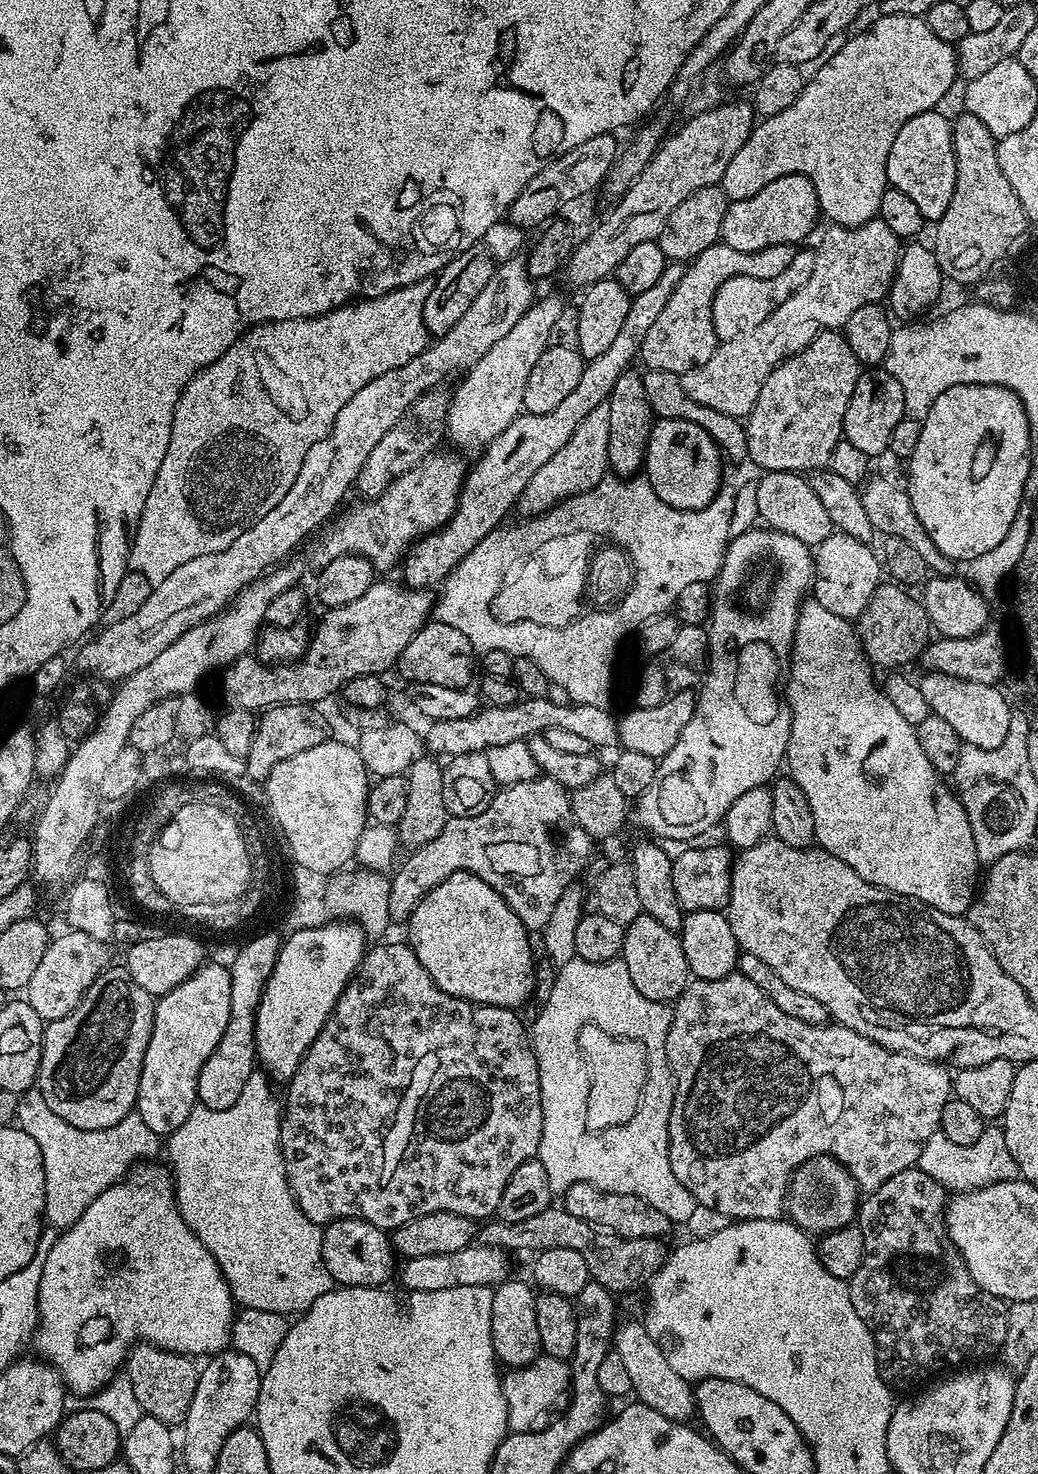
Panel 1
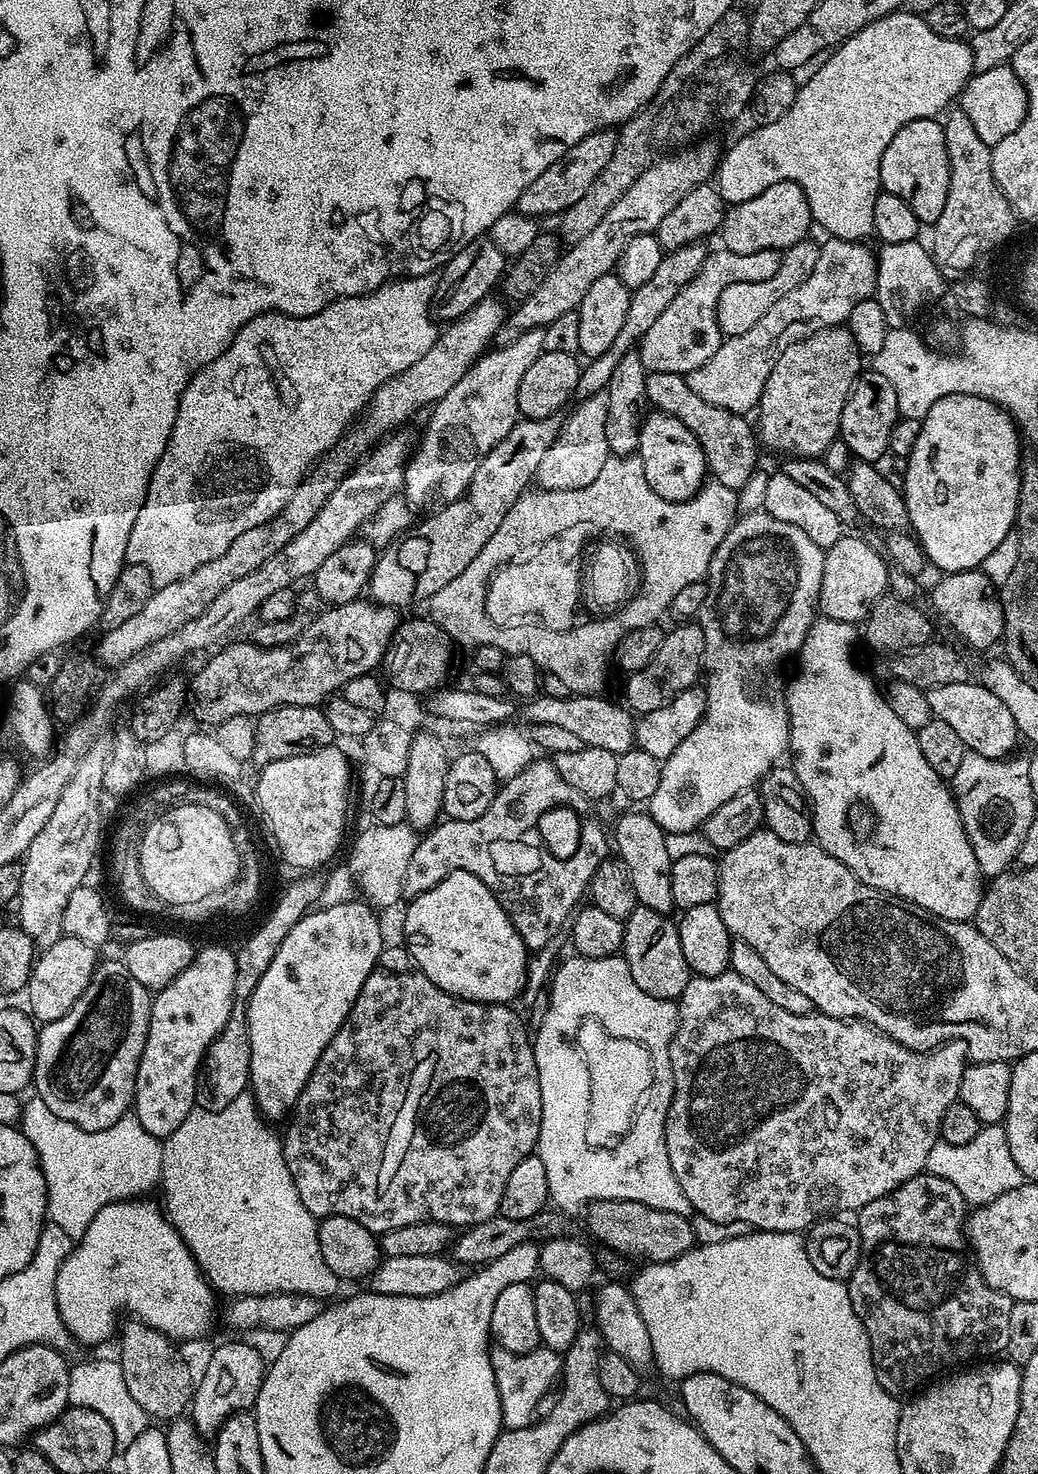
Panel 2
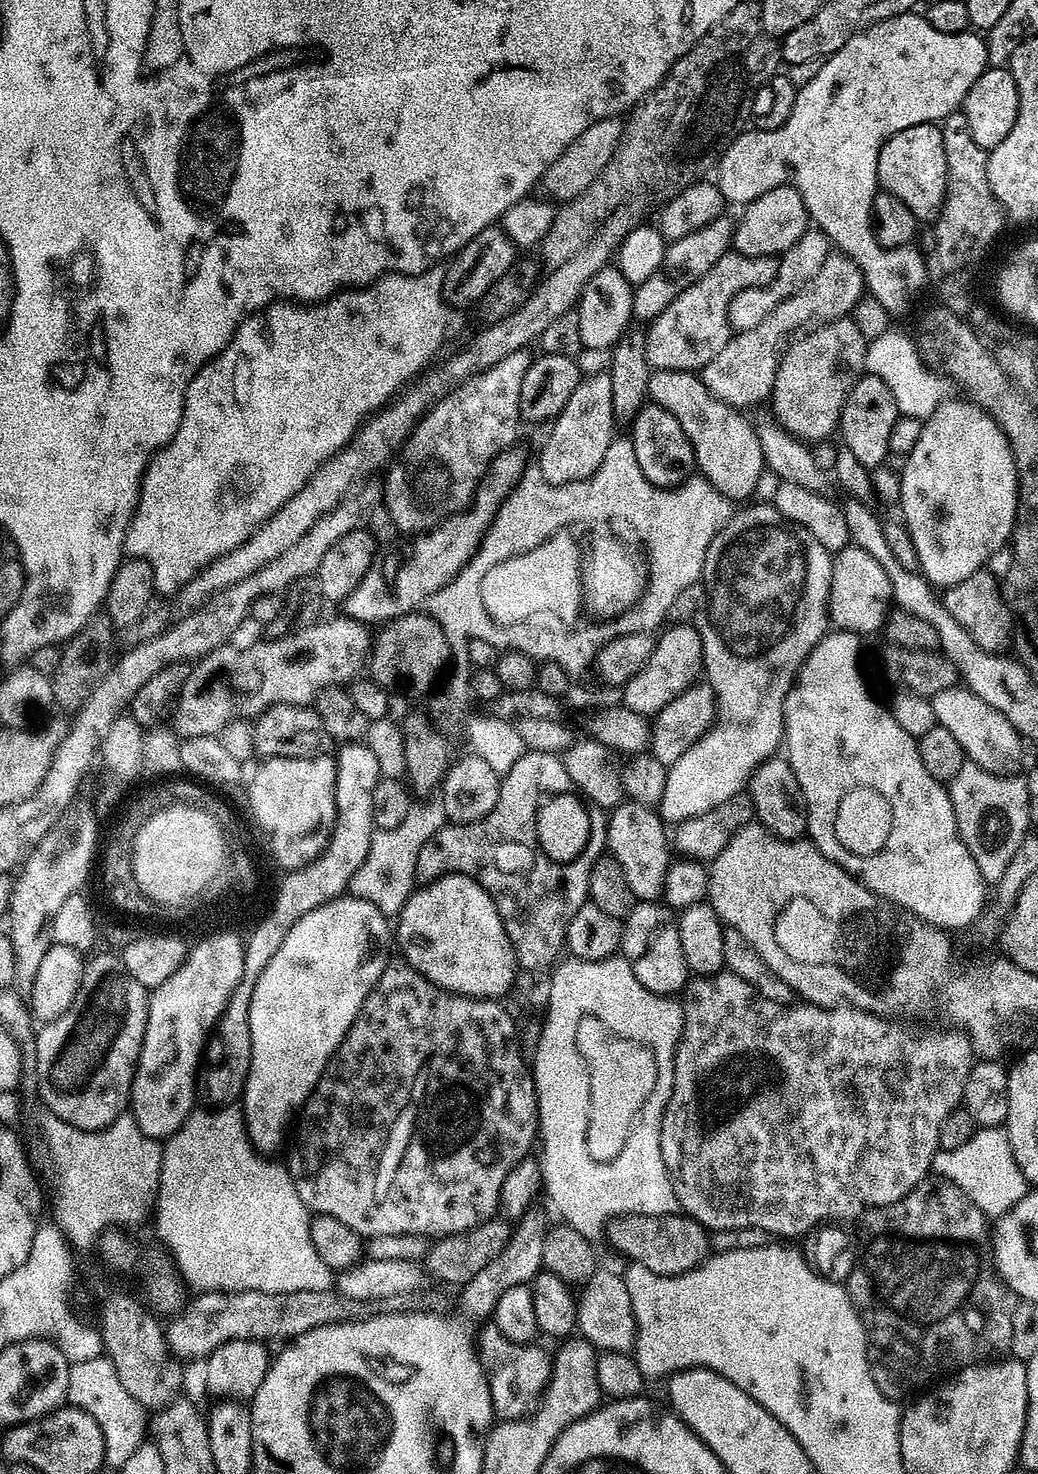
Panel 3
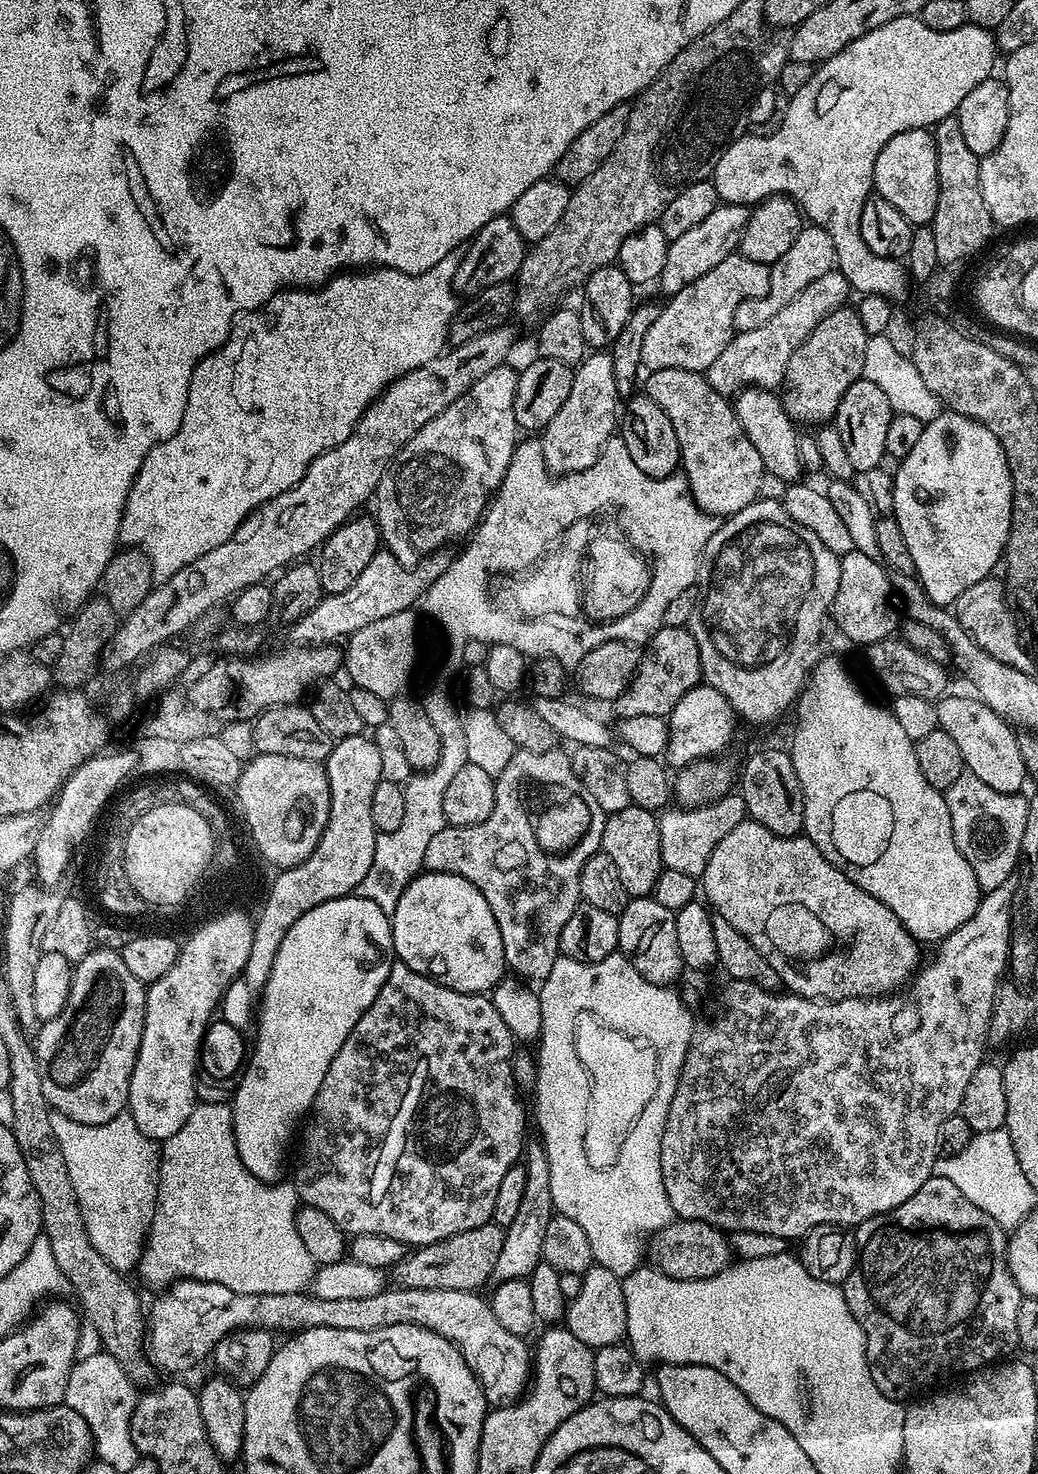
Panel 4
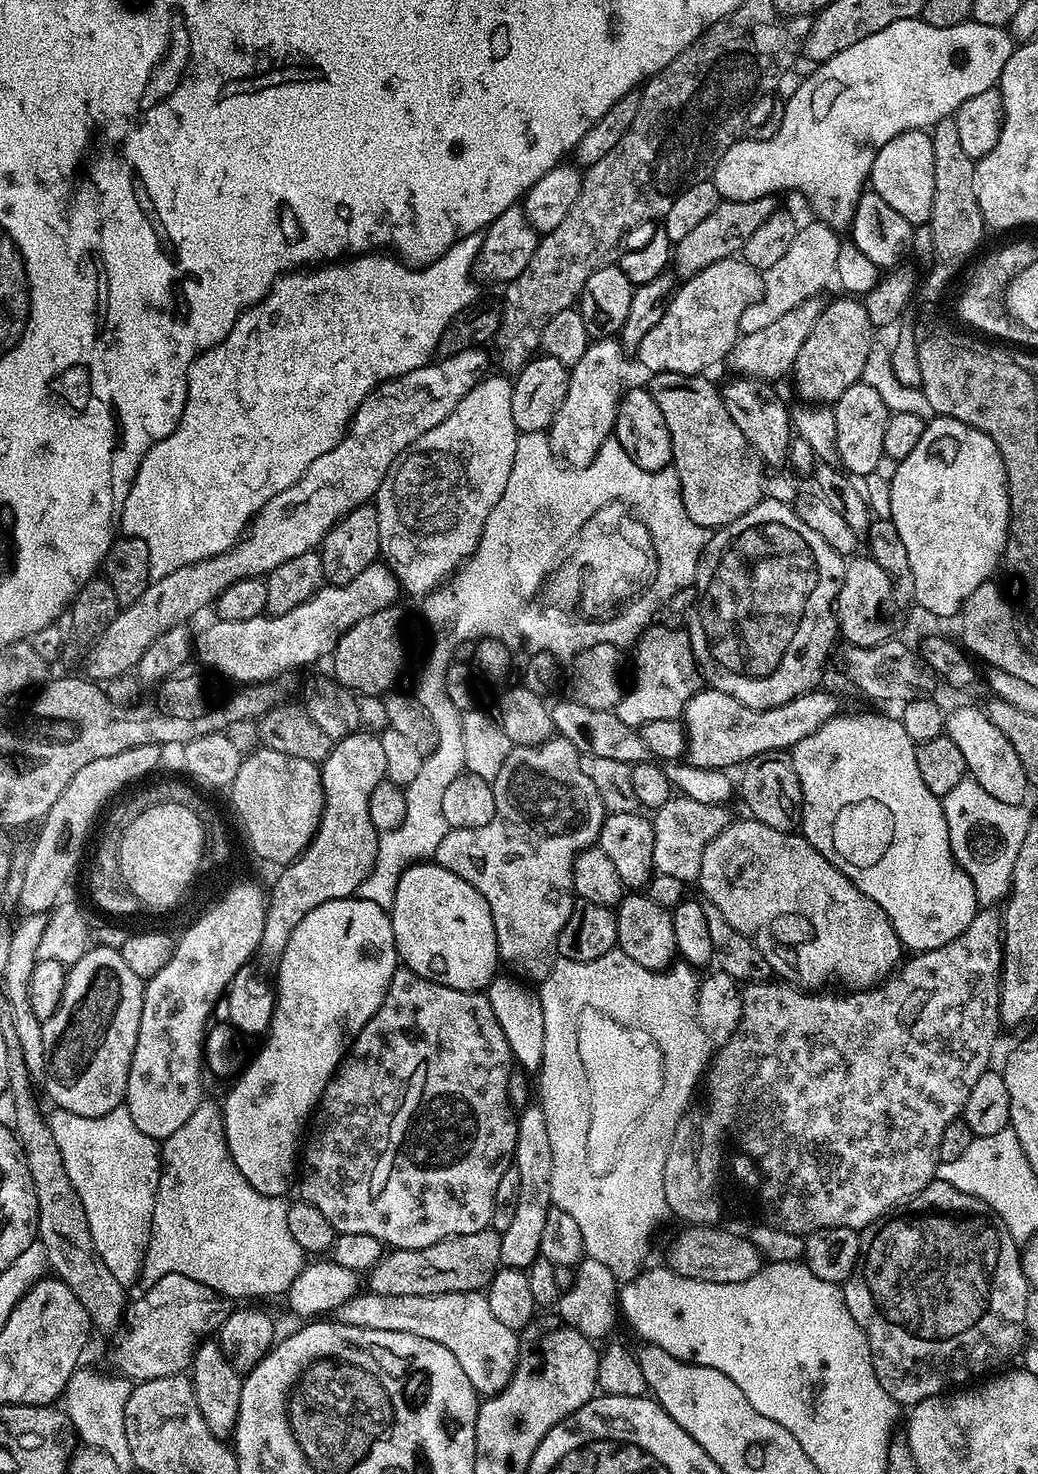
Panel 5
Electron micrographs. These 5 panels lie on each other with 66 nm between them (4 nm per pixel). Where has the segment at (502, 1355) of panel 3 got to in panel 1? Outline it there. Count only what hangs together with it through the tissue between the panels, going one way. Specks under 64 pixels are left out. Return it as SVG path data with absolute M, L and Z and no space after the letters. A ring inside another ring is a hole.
M541 1354L524 1368L505 1371L502 1379L509 1433L537 1432L551 1424L567 1405L572 1387L572 1365L567 1360Z

